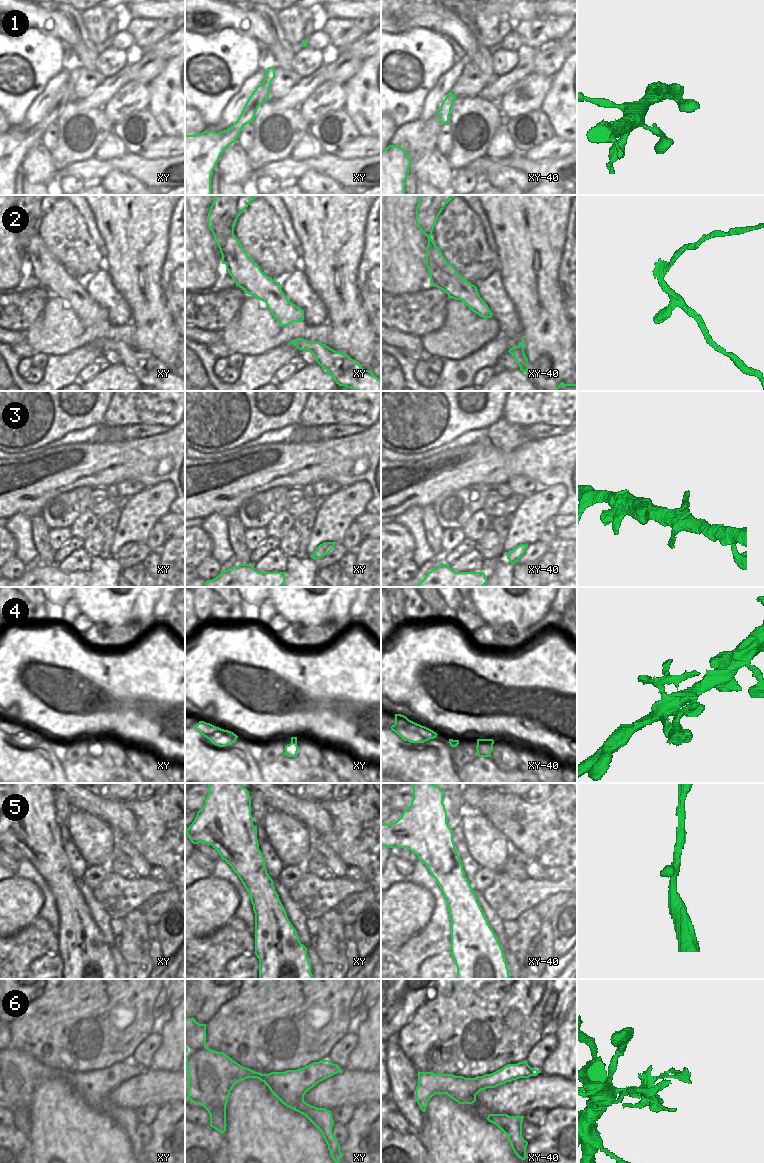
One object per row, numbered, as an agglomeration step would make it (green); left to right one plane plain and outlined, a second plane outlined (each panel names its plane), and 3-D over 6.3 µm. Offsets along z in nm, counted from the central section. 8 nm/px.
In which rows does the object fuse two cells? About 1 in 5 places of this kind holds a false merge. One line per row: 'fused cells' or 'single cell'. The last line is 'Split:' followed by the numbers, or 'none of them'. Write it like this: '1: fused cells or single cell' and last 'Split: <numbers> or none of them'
1: single cell
2: fused cells
3: single cell
4: fused cells
5: single cell
6: single cell
Split: 2, 4

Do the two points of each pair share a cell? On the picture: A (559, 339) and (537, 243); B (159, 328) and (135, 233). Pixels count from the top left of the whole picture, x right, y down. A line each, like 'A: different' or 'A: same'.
A: same
B: same

